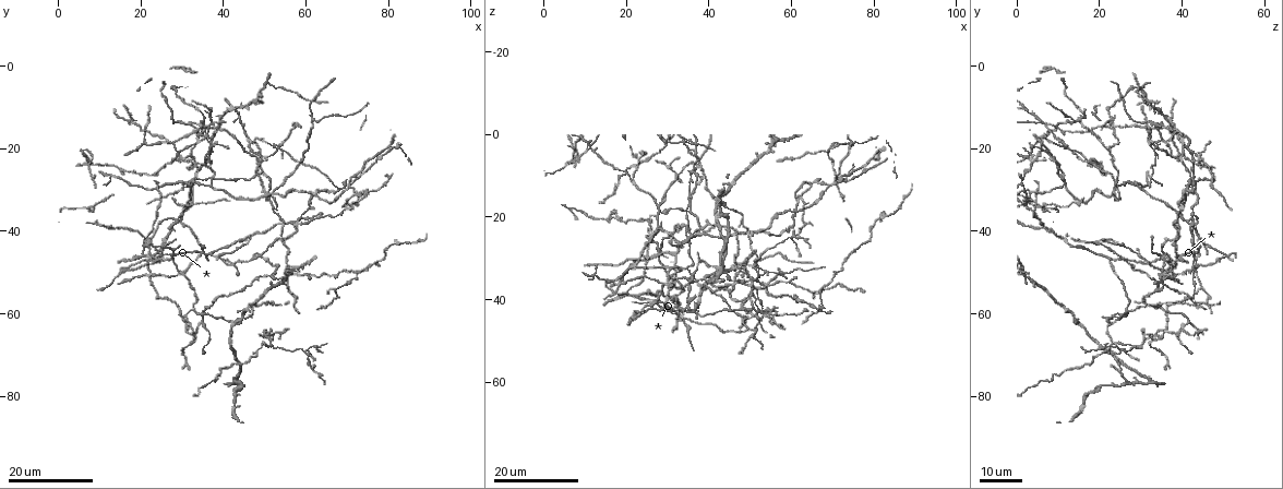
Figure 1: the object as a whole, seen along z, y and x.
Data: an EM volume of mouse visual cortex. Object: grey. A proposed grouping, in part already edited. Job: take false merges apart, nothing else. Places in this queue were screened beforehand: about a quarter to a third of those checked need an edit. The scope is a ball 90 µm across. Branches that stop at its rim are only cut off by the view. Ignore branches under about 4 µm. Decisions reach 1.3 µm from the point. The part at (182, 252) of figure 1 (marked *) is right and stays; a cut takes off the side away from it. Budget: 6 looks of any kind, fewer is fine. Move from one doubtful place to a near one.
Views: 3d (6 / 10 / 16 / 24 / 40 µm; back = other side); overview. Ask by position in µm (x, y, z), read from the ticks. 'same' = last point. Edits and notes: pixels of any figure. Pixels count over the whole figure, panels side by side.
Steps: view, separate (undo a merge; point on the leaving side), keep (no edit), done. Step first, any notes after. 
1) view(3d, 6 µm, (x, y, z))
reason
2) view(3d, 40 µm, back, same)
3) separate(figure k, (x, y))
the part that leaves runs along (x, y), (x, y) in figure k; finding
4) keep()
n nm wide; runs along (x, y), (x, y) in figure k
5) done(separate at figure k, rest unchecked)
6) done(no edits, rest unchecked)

view(3d, 16 µm, (73.5, 32.0, 2.5))
branch point

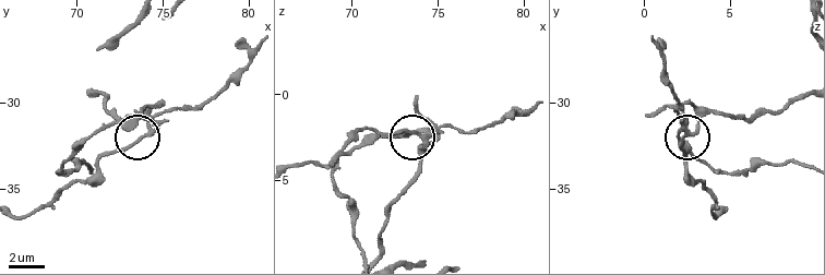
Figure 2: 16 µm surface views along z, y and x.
view(3d, 10 µm, (73.8, 31.9, 2.2))

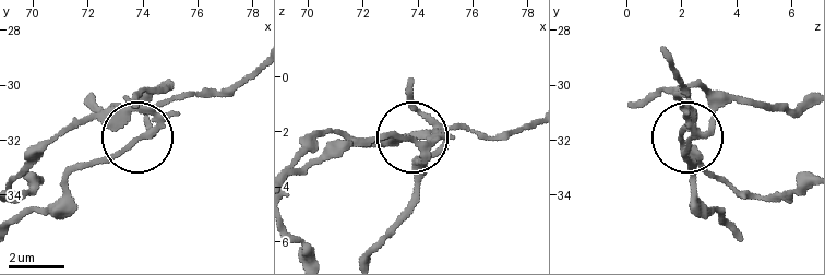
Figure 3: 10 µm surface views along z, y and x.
keep()
240 nm wide; runs along (367, 256), (409, 200), (420, 151), (406, 136), (359, 136) in figure 3; one neuron here

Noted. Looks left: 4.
view(3d, 16 µm, (78.0, 22.5, 8.5))
looks like a crossing

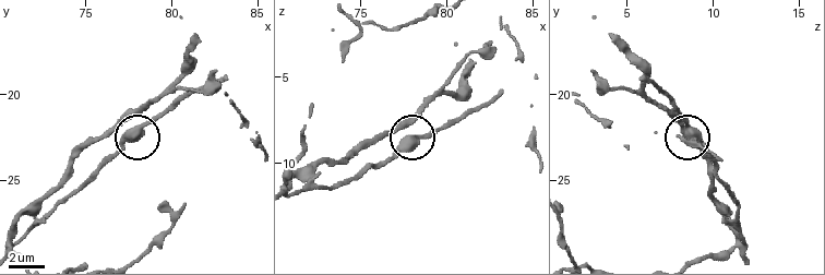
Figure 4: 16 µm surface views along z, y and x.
view(3d, 10 µm, (77.7, 22.1, 8.6))
closer look

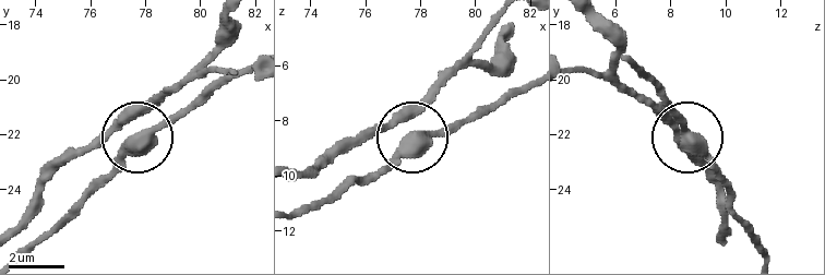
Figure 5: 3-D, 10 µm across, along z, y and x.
keep()
370 nm wide; runs along (293, 214), (362, 183), (411, 139), (447, 134), (473, 116) in figure 5; all the same neuron

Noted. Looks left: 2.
view(3d, 16 µm, (63.0, 13.5, 15.0))
three arms meet

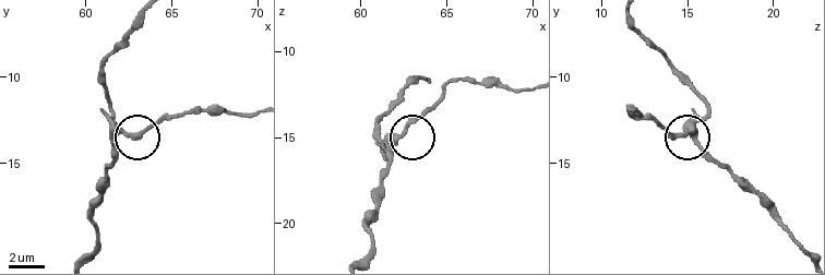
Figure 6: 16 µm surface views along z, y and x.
view(3d, 6 µm, (62.4, 13.3, 14.9))

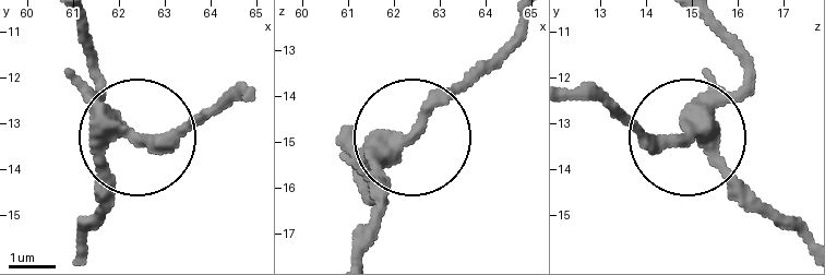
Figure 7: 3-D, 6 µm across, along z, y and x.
keep()
side arm 15 µm; 3 arms; all the same neuron

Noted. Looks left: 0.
done(no edits, rest unchecked)

